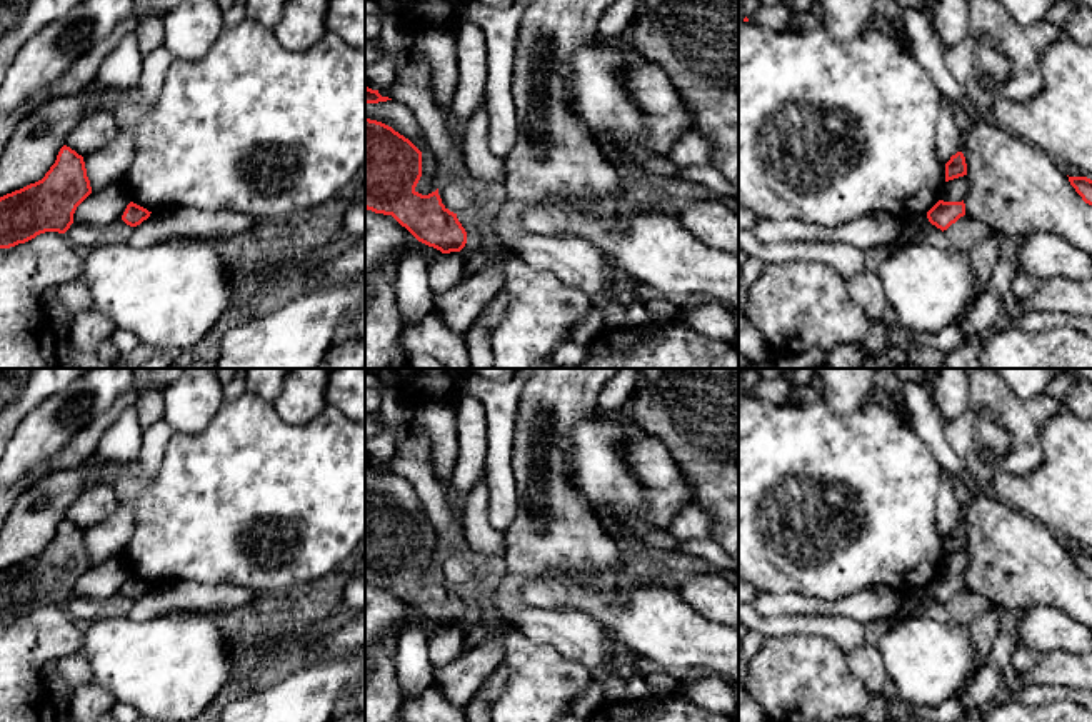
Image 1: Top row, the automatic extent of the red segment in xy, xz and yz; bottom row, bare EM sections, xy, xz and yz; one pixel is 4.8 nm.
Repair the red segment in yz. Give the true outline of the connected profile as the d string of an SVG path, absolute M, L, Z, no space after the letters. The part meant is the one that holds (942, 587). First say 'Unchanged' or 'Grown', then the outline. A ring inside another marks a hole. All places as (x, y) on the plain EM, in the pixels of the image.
Unchanged. M939 574L929 585L927 592L932 599L947 604L952 597L955 597L960 590L965 589L965 577L962 575L944 575Z

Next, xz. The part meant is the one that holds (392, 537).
Unchanged. M365 492L365 582L392 589L418 615L442 627L460 625L467 605L438 569L415 564L422 525L392 500Z

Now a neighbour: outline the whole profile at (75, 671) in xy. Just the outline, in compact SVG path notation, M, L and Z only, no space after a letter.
M82 652L57 660L57 675L73 690L92 682L92 667Z

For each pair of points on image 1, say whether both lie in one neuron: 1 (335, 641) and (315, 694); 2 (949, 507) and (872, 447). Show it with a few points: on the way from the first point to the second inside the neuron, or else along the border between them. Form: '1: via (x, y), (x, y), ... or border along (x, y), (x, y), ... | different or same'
1: border along (347, 657), (307, 664) | different
2: border along (941, 469), (936, 502), (939, 536) | different

